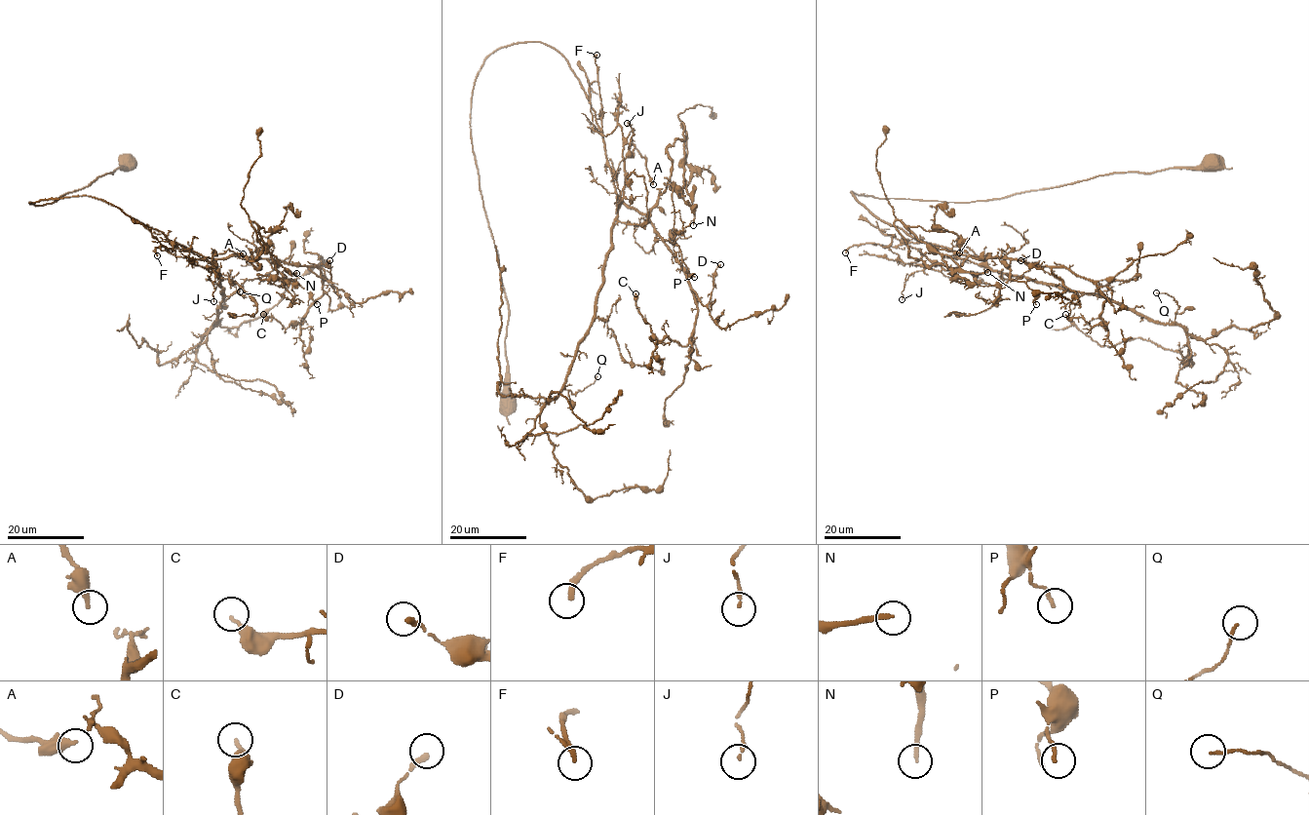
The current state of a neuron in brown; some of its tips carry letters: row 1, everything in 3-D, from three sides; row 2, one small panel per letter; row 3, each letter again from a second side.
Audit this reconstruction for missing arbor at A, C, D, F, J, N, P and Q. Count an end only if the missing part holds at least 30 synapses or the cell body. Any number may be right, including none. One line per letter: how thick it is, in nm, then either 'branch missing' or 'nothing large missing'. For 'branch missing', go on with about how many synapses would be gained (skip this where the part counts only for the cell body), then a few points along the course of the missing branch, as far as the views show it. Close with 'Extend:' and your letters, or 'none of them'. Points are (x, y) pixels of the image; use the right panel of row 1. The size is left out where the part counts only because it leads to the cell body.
A: 360 nm thick; nothing large missing
C: 140 nm thick; nothing large missing
D: 260 nm thick; nothing large missing
F: 200 nm thick; nothing large missing
J: 130 nm thick; nothing large missing
N: 200 nm thick; branch missing; about 45 synapses; missing branch runs (987, 272), (1021, 275), (1029, 271), (1040, 274), (1045, 280)
P: 120 nm thick; nothing large missing
Q: 110 nm thick; nothing large missing
Extend: N

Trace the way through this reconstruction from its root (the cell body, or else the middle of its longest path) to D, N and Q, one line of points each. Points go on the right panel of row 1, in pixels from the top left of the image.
D: (1213, 161), (1114, 172), (972, 202), (850, 192), (882, 221), (925, 243), (1049, 266), (1063, 282), (1020, 260)
N: (1213, 161), (972, 202), (850, 192), (925, 243), (1010, 260), (1006, 282), (979, 286), (943, 256), (987, 272)
Q: (1213, 161), (972, 202), (850, 192), (925, 243), (1172, 324), (1177, 303), (1156, 292)

